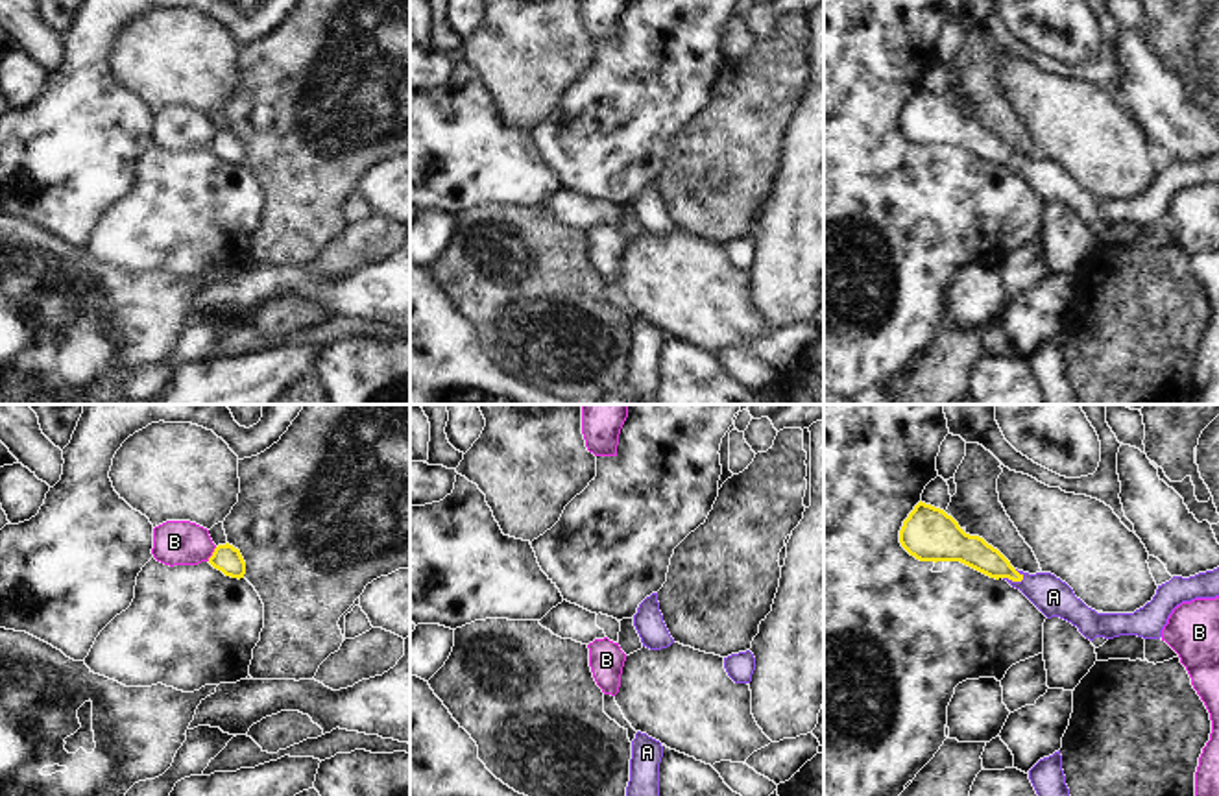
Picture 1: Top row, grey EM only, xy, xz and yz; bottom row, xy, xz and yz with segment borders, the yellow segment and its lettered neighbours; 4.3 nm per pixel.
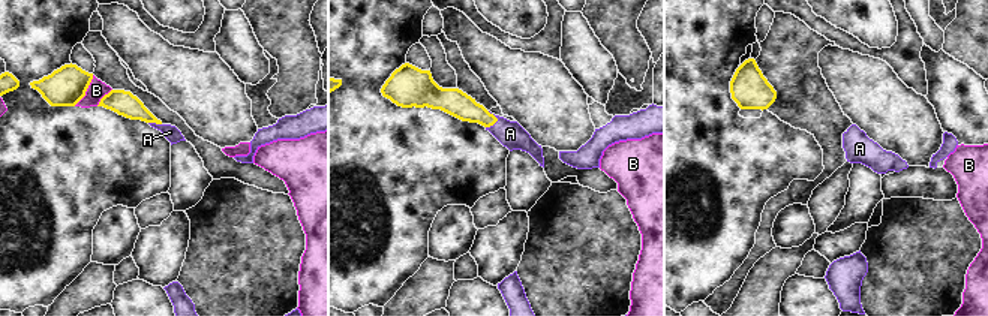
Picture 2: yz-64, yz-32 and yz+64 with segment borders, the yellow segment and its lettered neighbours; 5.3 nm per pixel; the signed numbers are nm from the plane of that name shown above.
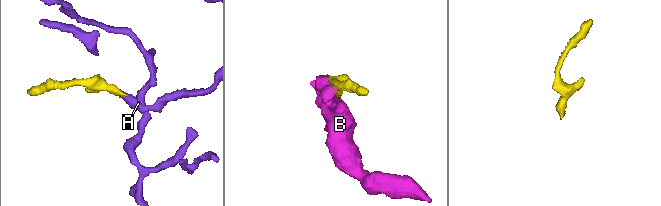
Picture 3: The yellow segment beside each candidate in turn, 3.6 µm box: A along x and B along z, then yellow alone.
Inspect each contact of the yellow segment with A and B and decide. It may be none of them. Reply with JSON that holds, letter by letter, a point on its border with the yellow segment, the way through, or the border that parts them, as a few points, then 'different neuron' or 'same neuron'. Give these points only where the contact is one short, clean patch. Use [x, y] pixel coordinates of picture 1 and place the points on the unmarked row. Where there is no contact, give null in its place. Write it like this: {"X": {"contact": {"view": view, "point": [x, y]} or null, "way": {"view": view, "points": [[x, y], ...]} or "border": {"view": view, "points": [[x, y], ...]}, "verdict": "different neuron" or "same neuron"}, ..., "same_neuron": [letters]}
{"A": {"contact": {"view": "yz", "point": [1014, 167]}, "way": {"view": "yz", "points": [[972, 137], [1001, 154], [1014, 167], [1024, 167], [1053, 183]]}, "verdict": "same neuron"}, "B": {"contact": {"view": "xy", "point": [213, 141]}, "verdict": "different neuron"}, "same_neuron": ["A"]}

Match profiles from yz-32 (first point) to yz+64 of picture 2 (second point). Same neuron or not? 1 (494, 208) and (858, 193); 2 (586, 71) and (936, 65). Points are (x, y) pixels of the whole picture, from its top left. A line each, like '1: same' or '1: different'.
1: different
2: same

